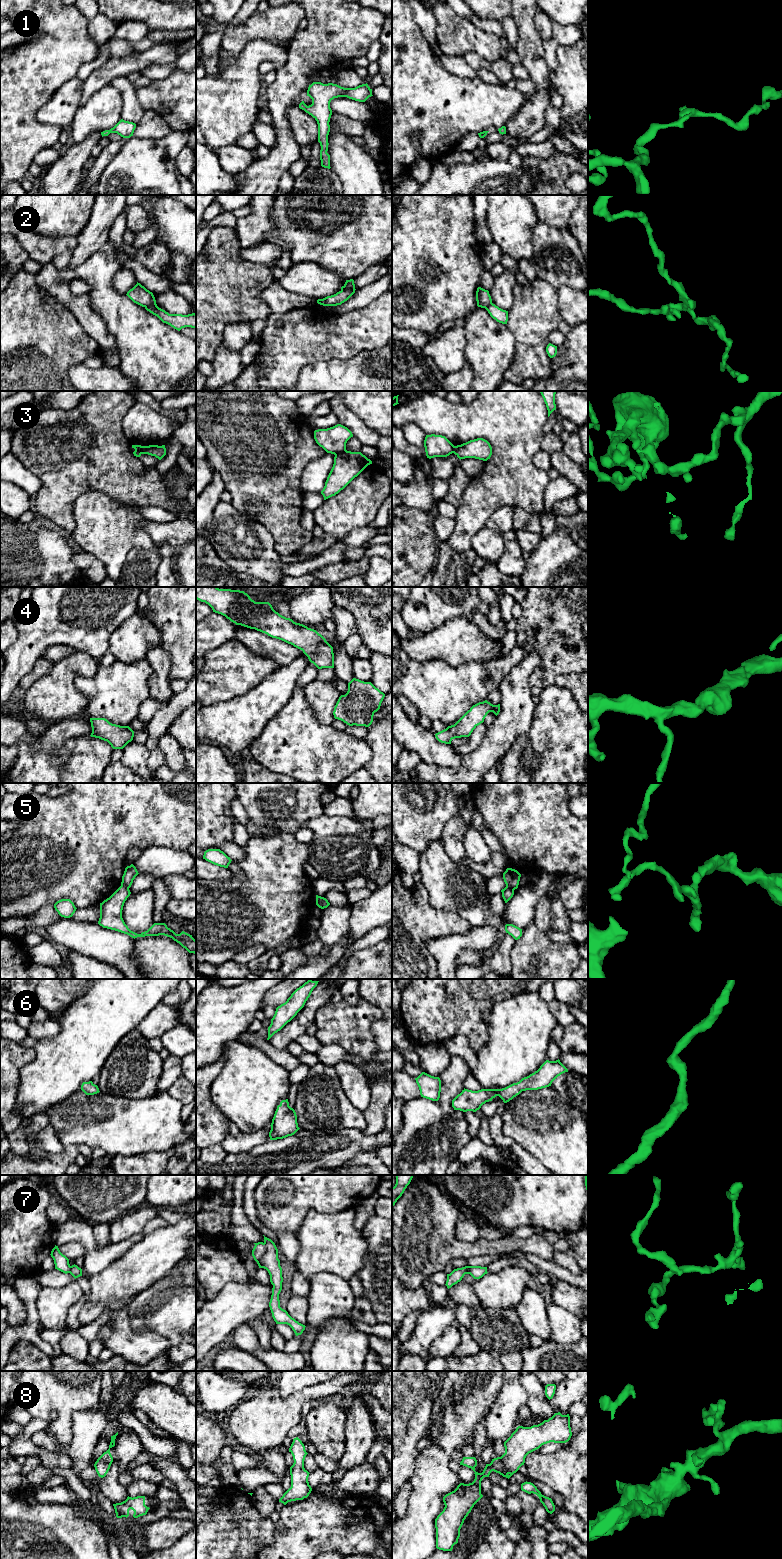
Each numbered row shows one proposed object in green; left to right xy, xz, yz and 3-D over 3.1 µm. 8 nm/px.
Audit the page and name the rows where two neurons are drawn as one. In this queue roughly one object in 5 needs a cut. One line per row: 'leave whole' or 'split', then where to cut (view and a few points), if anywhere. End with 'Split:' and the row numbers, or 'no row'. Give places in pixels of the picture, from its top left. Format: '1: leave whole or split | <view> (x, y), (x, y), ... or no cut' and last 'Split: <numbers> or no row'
1: leave whole | no cut
2: split | xz (354, 288), (341, 290)
3: split | xz (345, 449), (334, 454)
4: leave whole | no cut
5: split | xy (121, 884), (128, 888)
6: leave whole | no cut
7: split | xz (264, 1243), (265, 1252), (256, 1261)
8: leave whole | no cut
Split: 2, 3, 5, 7

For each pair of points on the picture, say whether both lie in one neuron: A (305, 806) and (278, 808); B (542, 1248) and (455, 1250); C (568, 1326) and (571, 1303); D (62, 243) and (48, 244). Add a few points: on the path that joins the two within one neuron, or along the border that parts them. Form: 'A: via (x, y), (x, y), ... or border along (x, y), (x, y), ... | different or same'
A: via (298, 806), (285, 806) | same
B: via (520, 1245), (477, 1248) | same
C: border along (552, 1302), (572, 1311), (577, 1316) | different
D: via (59, 244), (51, 244) | same

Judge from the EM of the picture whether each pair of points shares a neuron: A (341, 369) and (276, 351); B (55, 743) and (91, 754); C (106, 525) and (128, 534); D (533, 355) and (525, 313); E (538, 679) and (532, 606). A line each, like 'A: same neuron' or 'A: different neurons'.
A: different neurons
B: different neurons
C: same neuron
D: same neuron
E: same neuron

